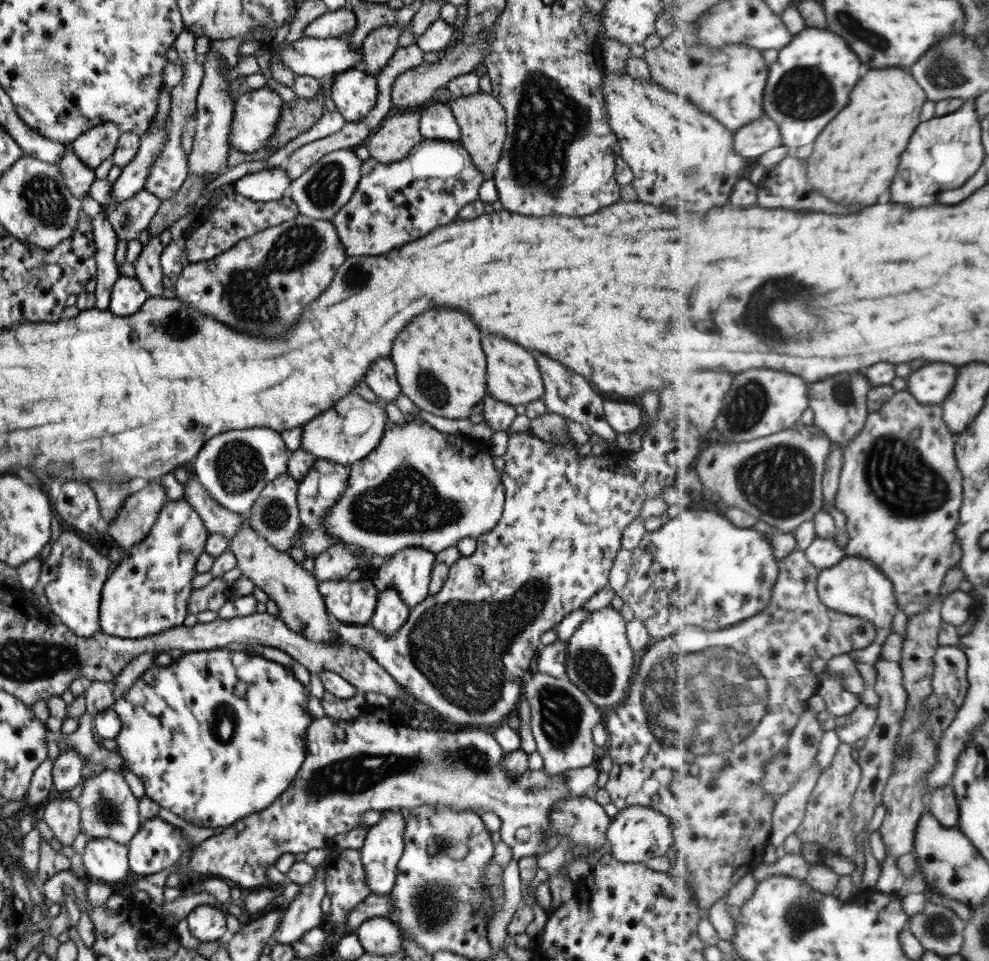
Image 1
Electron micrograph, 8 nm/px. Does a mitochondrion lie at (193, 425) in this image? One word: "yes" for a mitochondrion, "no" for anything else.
no

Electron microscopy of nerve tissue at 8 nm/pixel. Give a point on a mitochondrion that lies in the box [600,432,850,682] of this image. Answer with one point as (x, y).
(779, 481)

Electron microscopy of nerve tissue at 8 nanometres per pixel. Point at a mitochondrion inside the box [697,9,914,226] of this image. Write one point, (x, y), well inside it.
(803, 93)

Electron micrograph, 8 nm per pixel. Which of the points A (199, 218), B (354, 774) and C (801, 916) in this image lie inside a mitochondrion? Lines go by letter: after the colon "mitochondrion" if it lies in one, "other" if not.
A: other
B: mitochondrion
C: mitochondrion

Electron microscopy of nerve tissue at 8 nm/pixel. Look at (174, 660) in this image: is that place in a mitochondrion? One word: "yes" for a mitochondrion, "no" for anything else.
no

